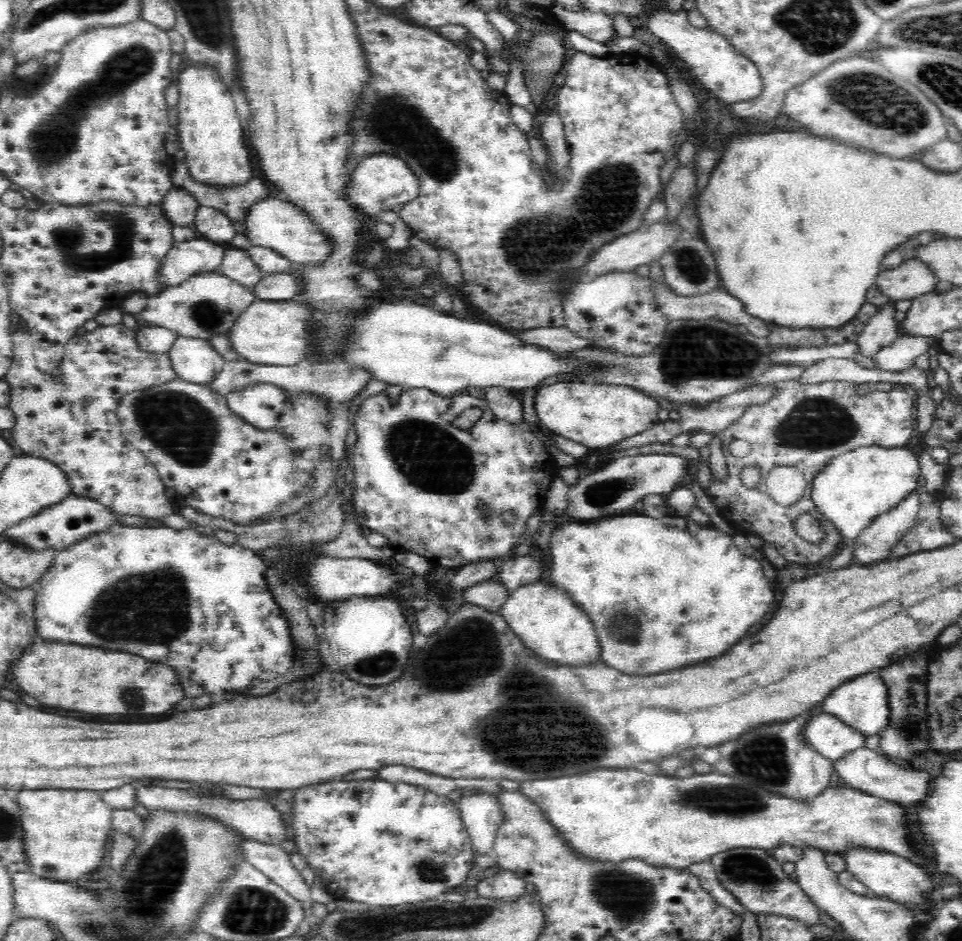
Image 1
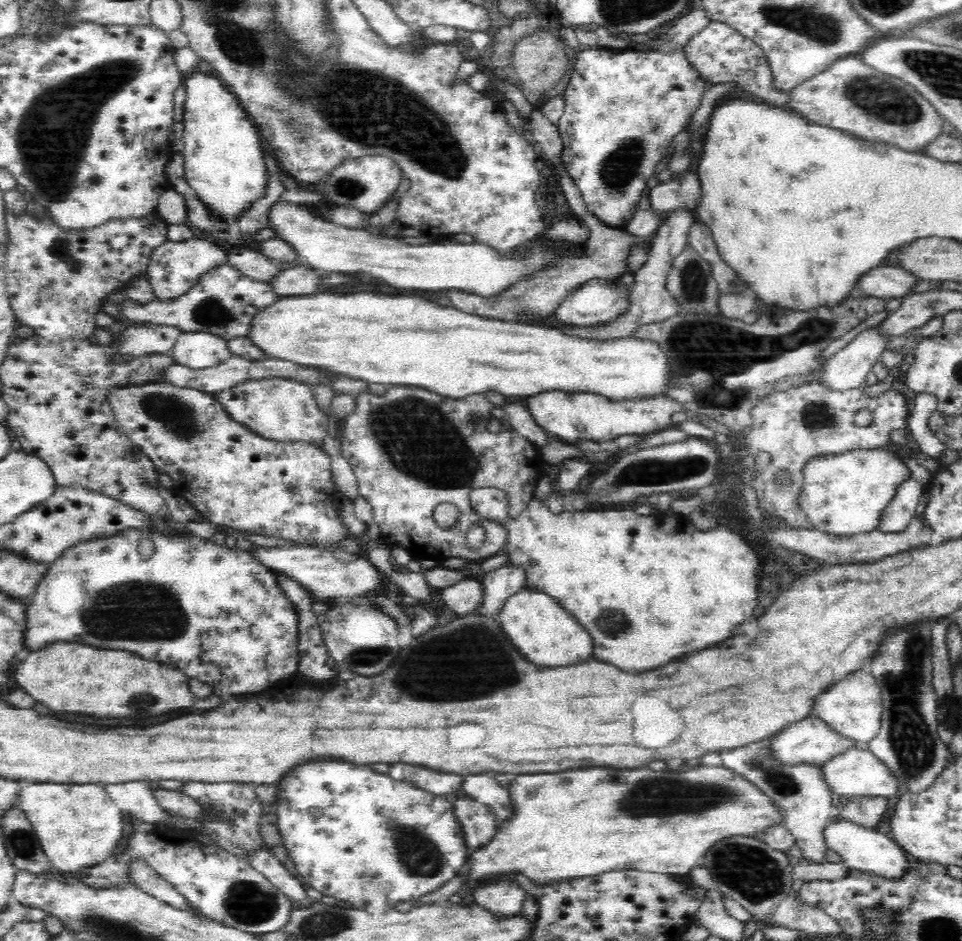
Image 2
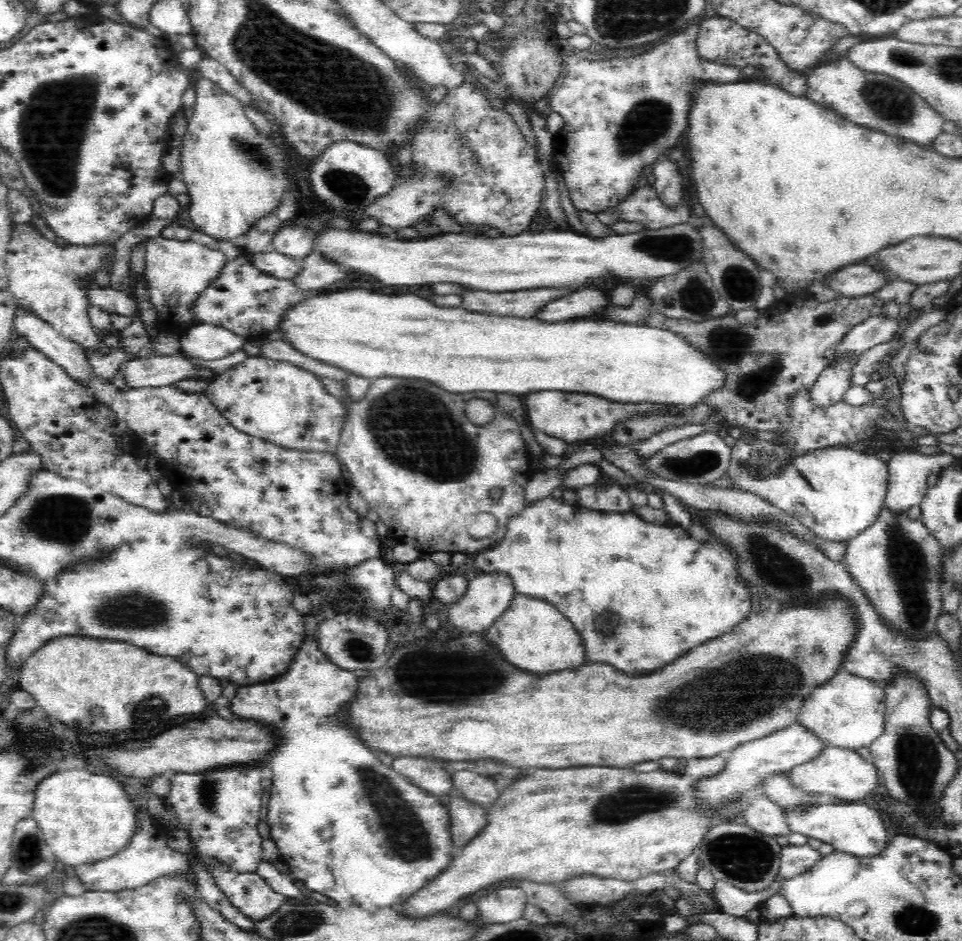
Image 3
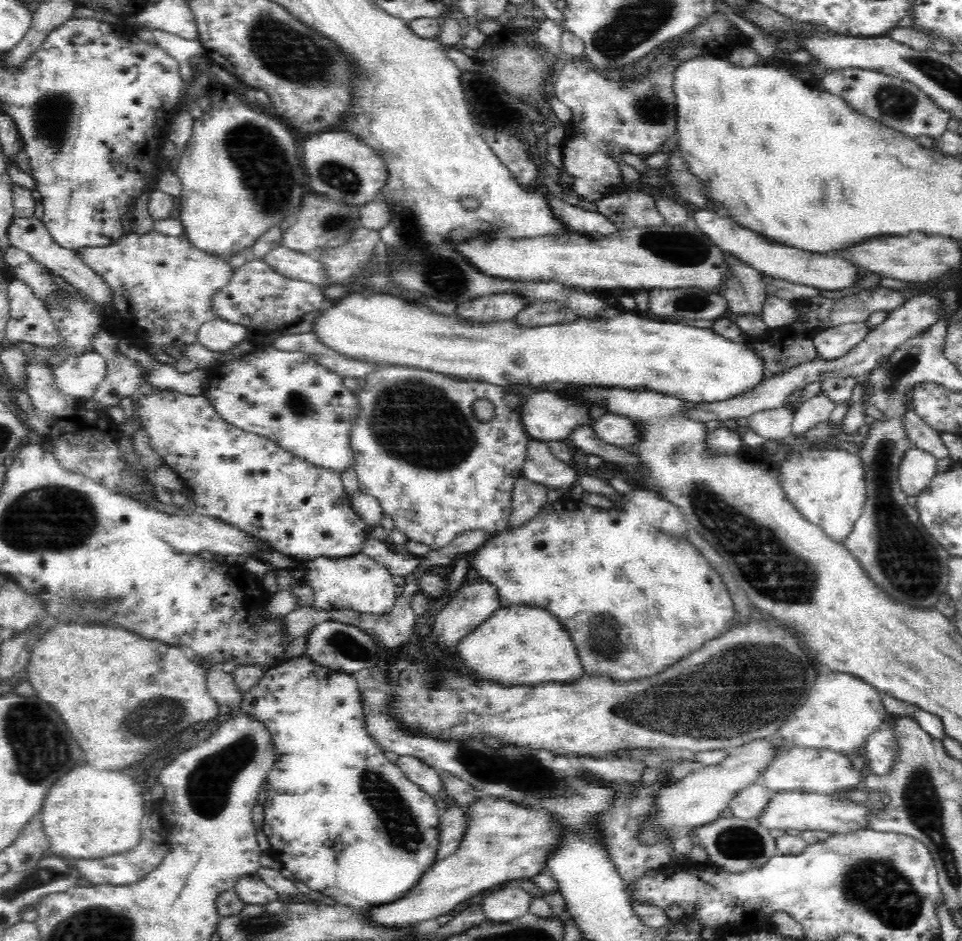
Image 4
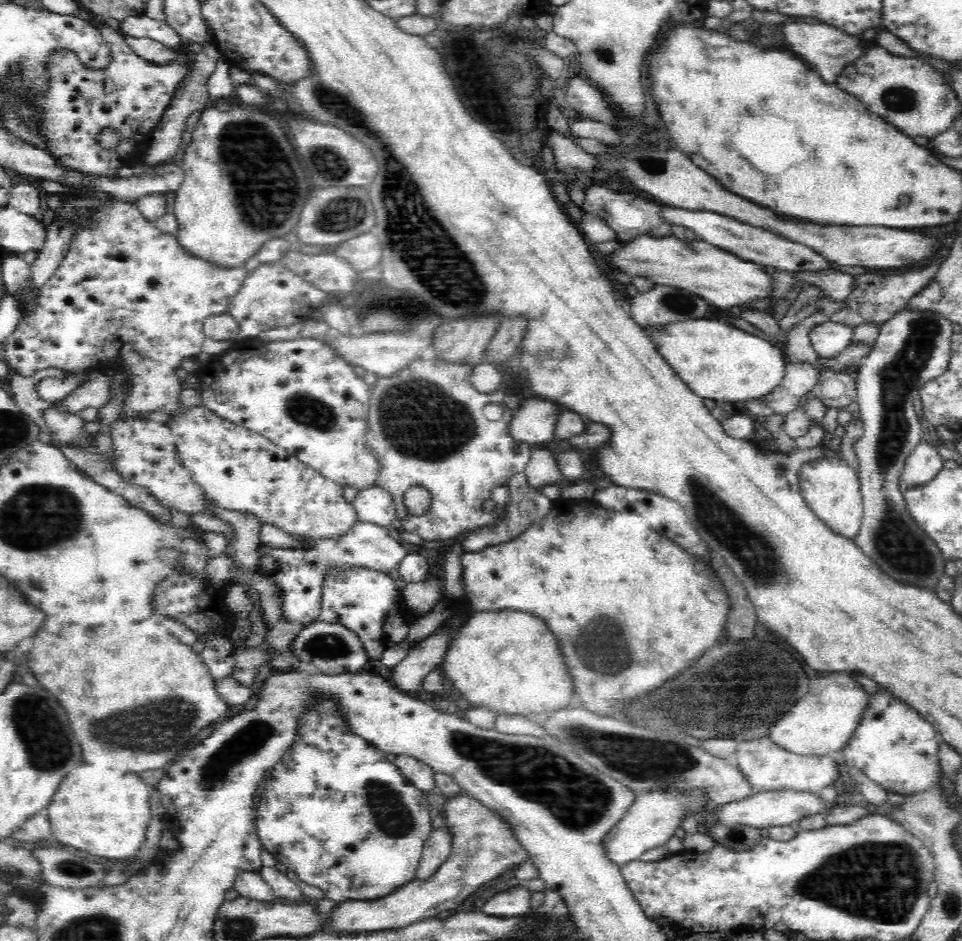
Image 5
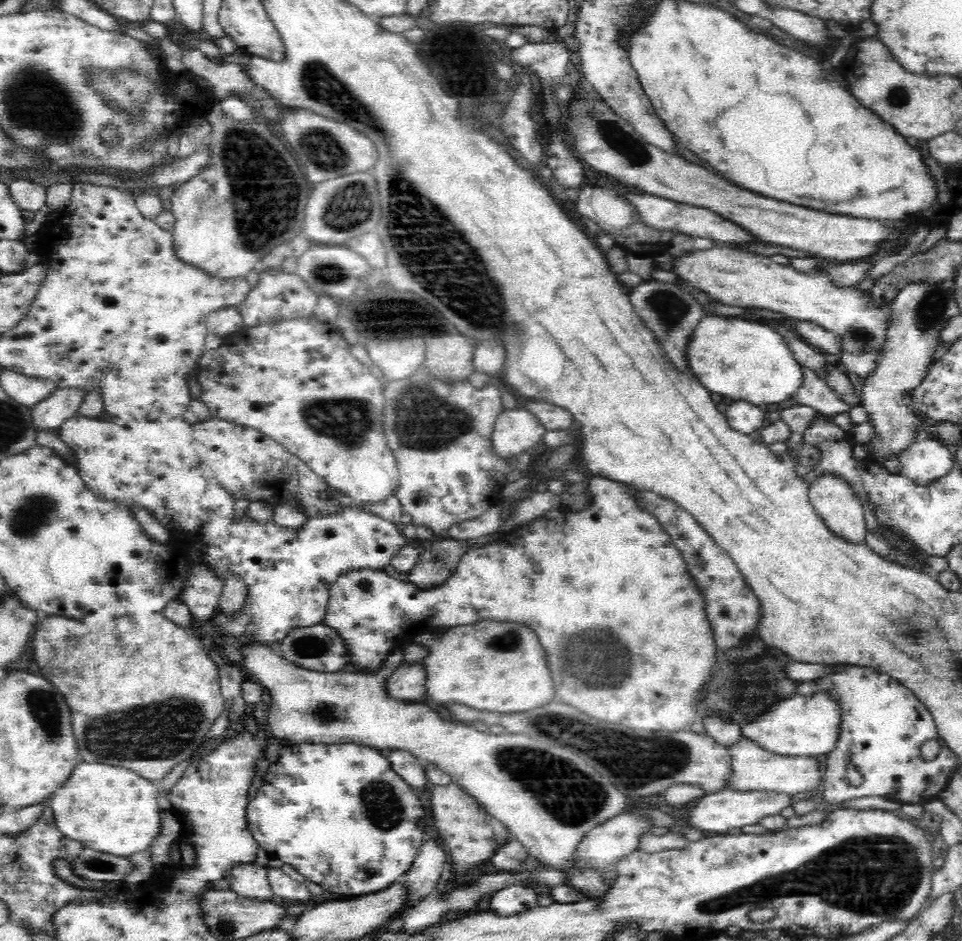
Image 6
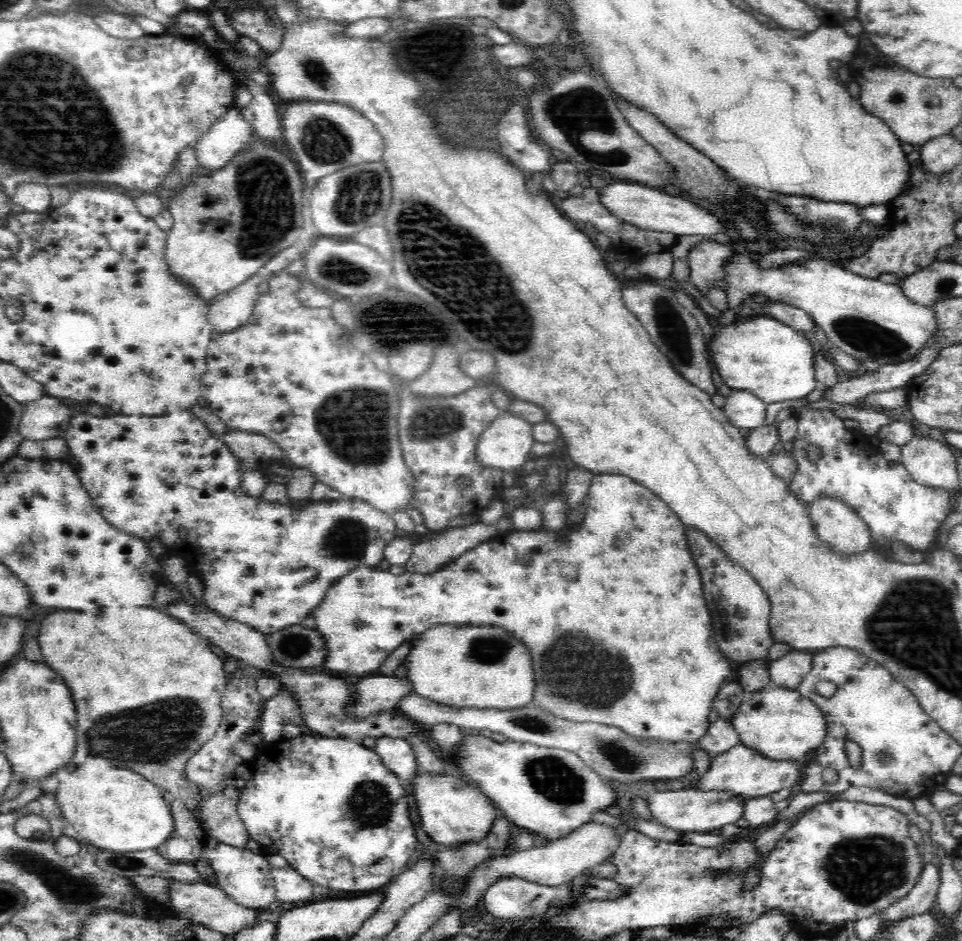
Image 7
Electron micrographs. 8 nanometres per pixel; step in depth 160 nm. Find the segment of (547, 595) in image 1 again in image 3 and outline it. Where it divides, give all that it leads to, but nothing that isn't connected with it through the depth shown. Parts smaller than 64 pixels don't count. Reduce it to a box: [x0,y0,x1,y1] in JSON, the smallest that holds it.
[485,594,584,674]

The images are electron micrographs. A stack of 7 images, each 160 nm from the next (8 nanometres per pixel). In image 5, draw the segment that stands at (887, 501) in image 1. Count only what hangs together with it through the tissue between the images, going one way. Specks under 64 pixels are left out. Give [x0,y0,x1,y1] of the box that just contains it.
[798,453,862,539]

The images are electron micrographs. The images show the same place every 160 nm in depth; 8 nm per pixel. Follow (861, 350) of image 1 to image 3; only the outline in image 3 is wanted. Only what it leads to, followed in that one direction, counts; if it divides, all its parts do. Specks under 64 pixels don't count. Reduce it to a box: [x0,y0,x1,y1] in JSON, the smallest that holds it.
[810,356,859,407]

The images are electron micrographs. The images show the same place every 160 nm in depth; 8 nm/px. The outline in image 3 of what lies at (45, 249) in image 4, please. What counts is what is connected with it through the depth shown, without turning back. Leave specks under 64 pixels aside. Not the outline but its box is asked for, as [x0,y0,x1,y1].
[87,281,138,316]

